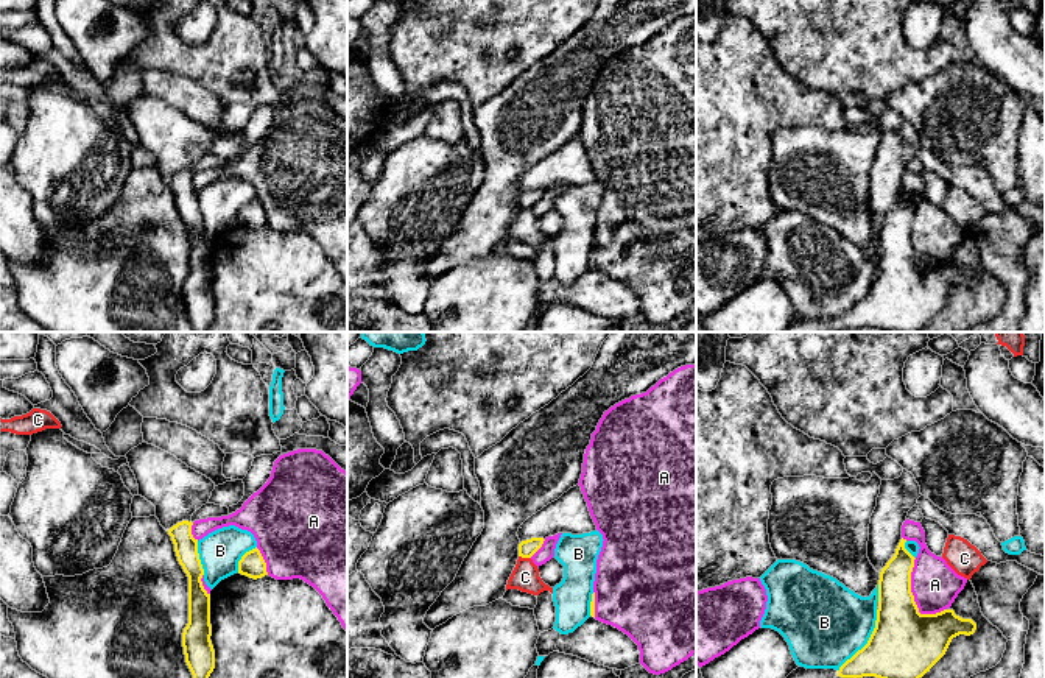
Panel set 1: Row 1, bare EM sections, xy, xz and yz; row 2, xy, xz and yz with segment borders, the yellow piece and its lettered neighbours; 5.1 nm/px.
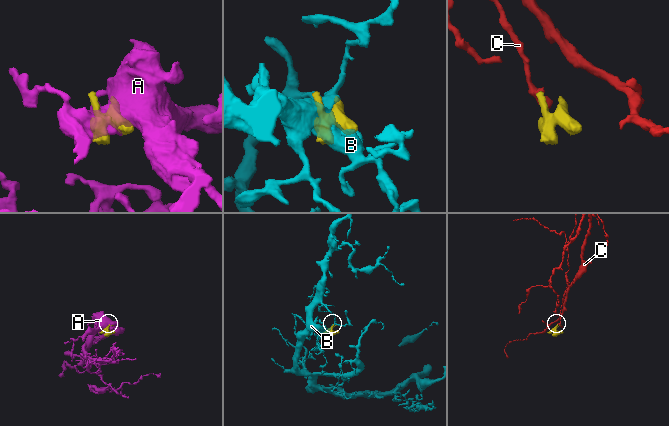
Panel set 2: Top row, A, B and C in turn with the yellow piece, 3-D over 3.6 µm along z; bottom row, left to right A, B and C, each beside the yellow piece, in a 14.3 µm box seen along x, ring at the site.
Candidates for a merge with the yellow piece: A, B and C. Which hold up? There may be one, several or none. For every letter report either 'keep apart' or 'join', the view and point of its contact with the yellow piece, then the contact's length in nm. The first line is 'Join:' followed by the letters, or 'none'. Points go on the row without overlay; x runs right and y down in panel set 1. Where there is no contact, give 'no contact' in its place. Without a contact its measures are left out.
Join: none
A: keep apart; meets yellow in yz at (913, 250); contact 320 nm long
B: keep apart; meets yellow in yz at (868, 292); contact 380 nm long
C: keep apart; meets yellow in xz at (525, 208); contact 70 nm long

